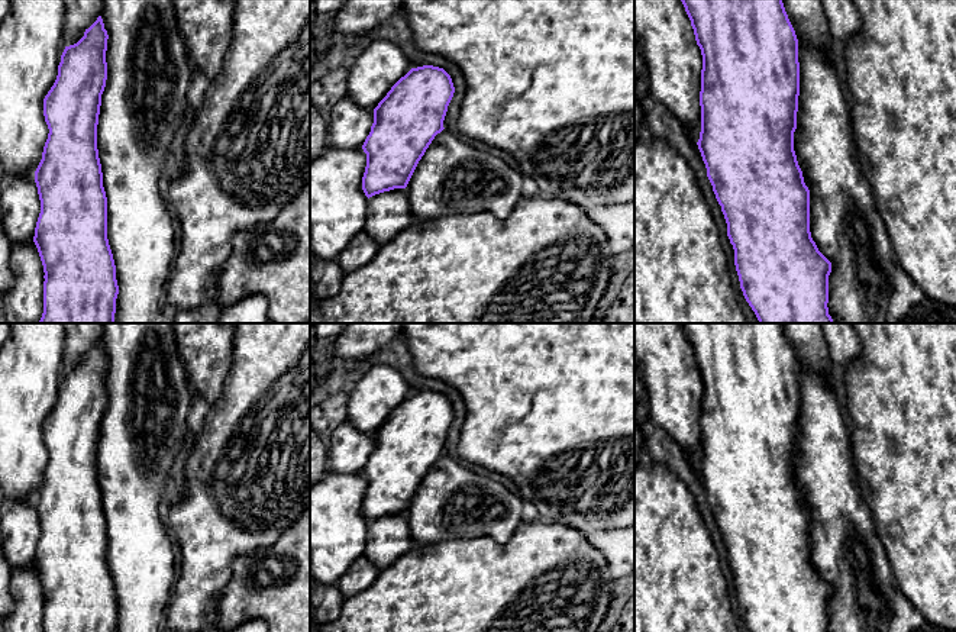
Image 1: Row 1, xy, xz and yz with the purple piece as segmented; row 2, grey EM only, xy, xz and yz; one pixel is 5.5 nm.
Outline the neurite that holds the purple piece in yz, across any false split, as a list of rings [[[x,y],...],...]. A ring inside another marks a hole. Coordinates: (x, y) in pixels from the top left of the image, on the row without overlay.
[[[681,323],[703,380],[701,457],[697,467],[727,548],[740,613],[750,632],[889,632],[897,586],[869,507],[855,481],[847,419],[826,377],[800,370],[782,323]]]

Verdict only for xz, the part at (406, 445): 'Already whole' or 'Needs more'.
Needs more

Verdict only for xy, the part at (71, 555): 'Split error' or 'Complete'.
Split error

